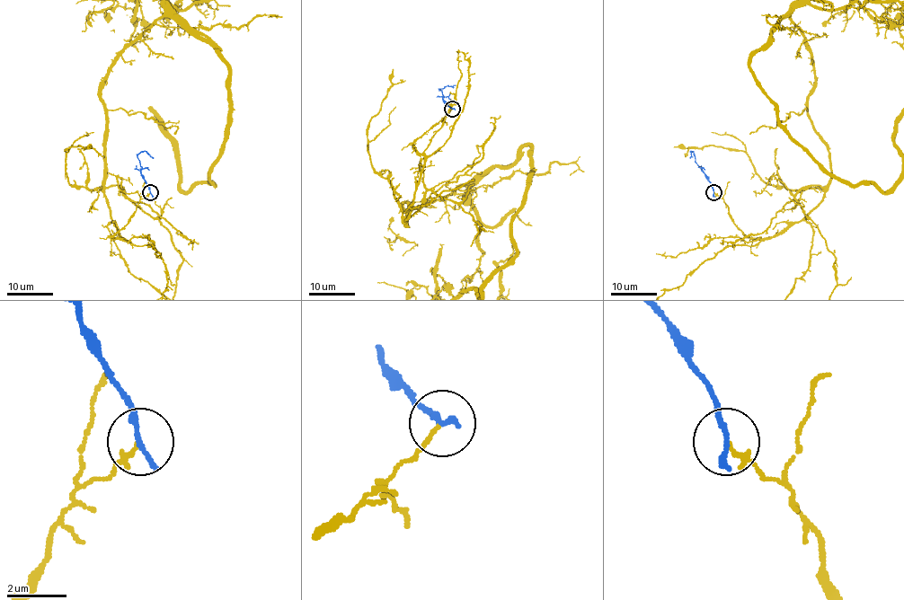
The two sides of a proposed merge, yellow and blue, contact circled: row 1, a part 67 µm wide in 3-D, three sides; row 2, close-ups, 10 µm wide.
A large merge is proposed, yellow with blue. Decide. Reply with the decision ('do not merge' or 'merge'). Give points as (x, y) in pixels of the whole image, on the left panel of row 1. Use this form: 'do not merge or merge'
do not merge

